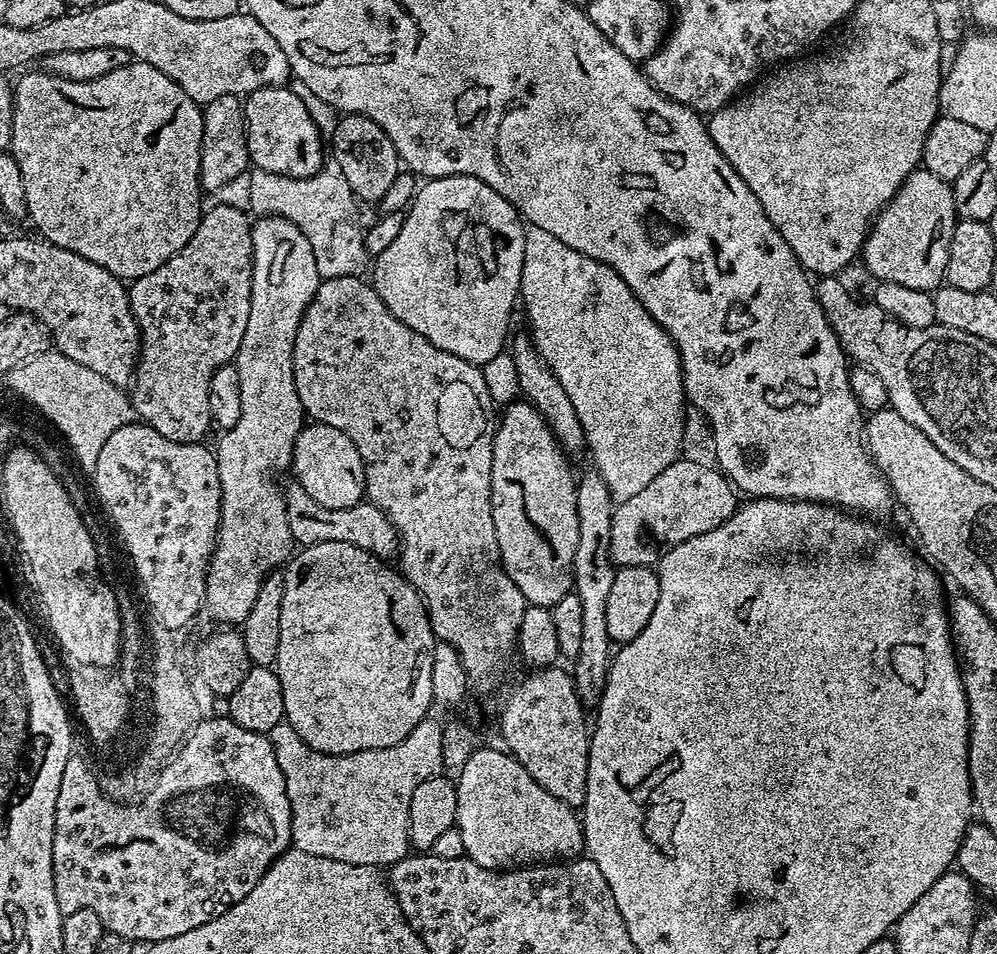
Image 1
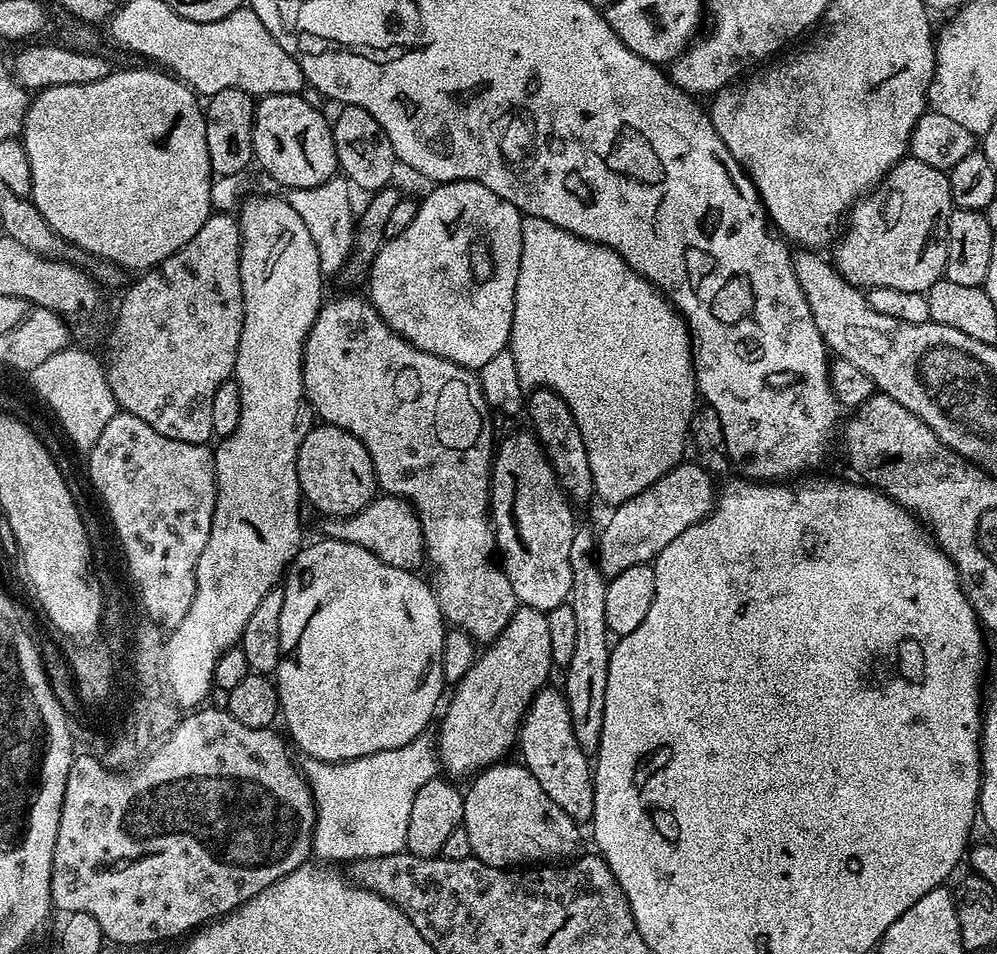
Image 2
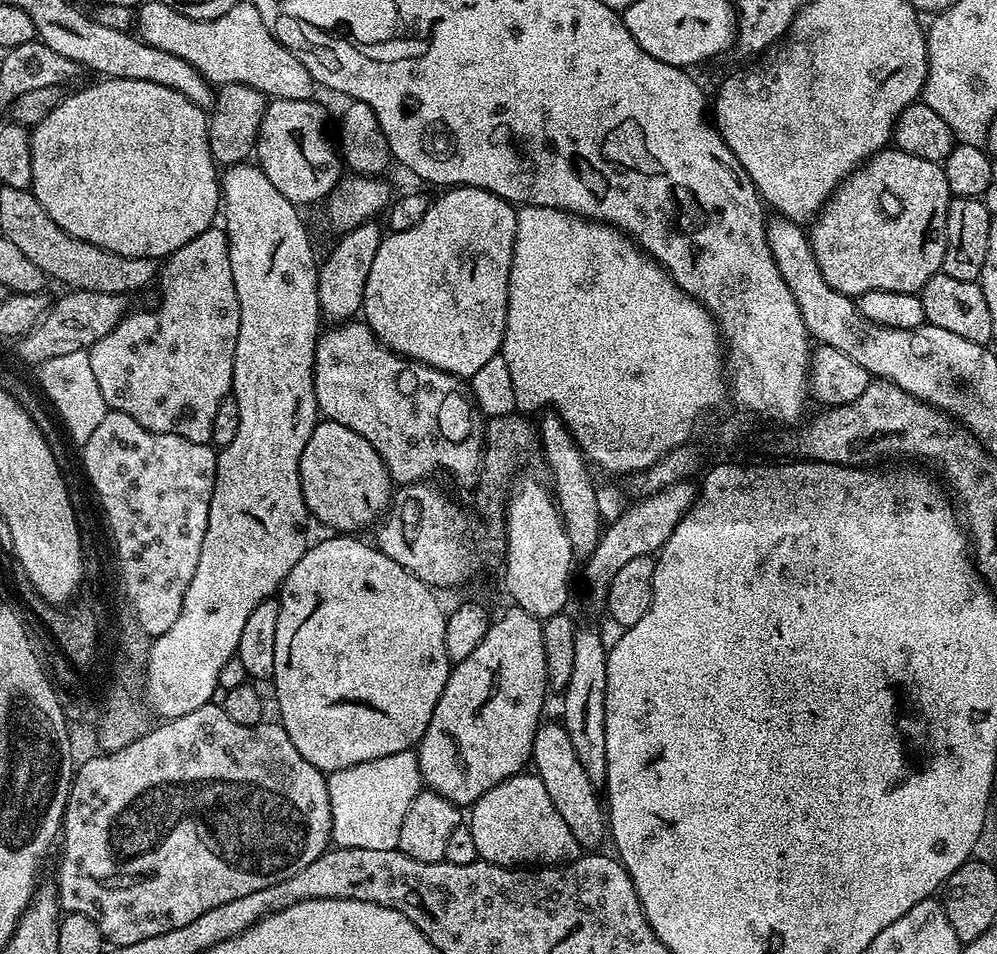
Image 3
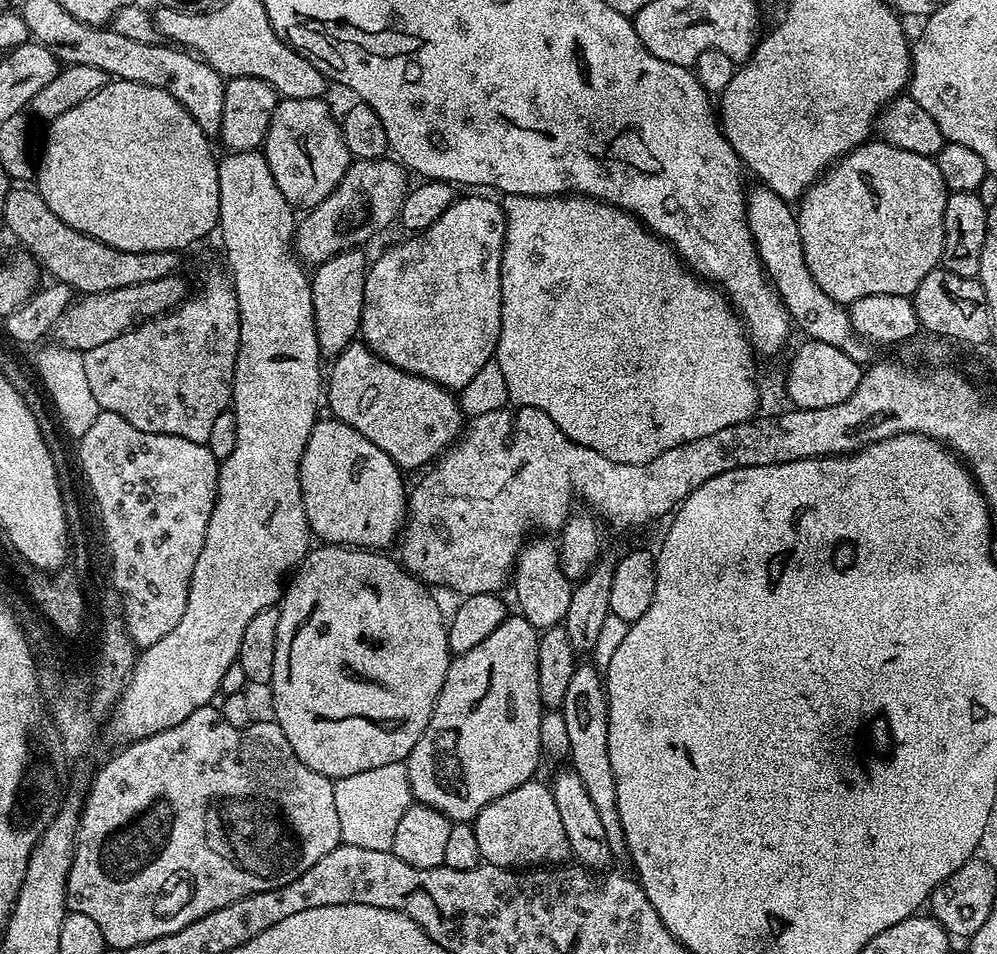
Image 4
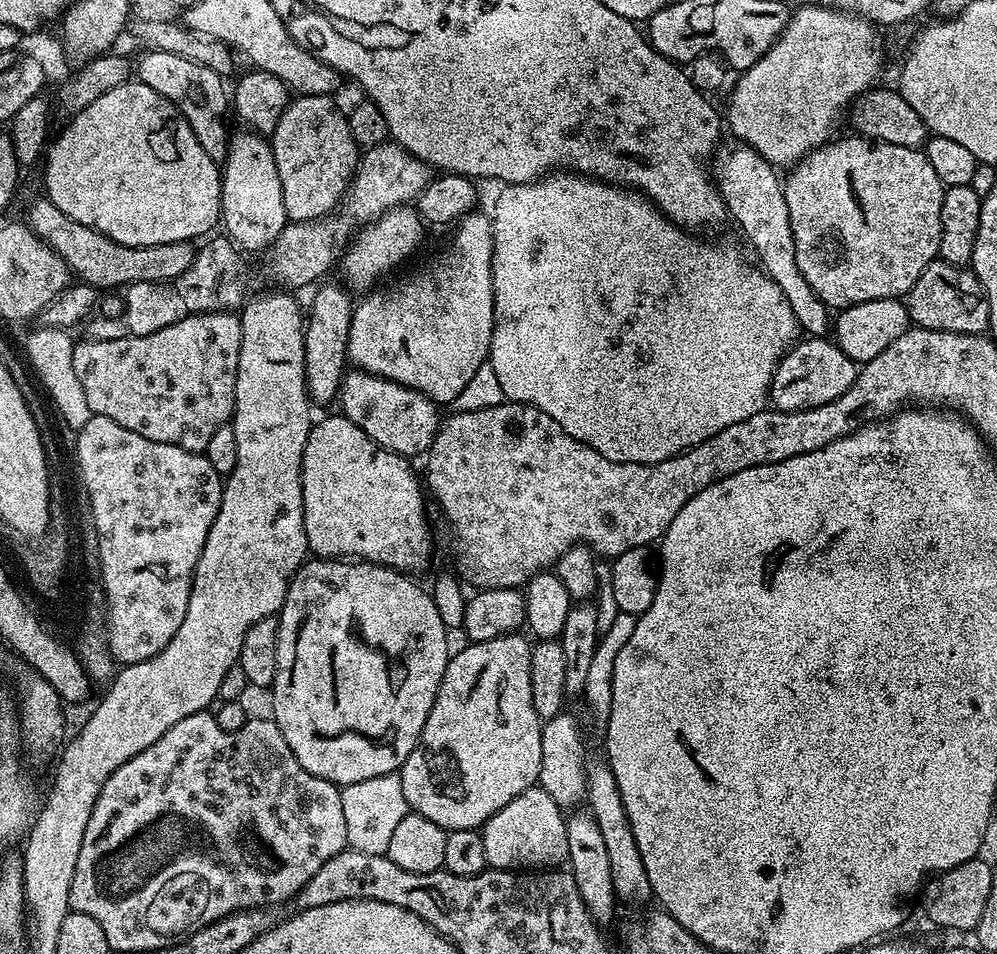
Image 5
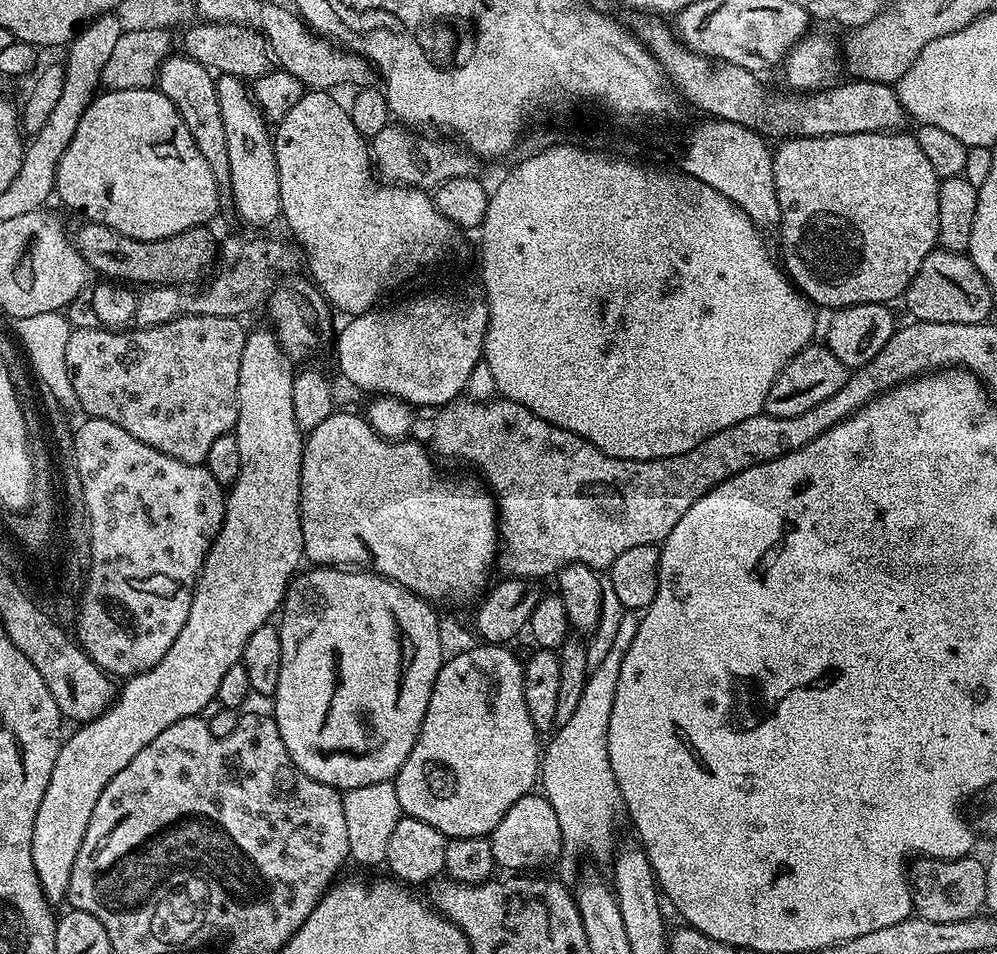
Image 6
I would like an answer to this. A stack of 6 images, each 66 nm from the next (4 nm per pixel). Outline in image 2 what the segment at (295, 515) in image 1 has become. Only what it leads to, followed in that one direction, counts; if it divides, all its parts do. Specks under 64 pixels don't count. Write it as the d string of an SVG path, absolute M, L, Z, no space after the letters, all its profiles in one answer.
M380 494L352 516L329 516L321 521L321 537L362 546L362 550L370 550L370 554L382 558L382 562L390 566L416 570L422 564L420 518L414 505L401 496Z

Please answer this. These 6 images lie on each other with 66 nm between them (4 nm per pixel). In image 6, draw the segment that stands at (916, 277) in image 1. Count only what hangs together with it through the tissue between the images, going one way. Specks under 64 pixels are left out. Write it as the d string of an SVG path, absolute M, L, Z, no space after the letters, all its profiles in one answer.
M907 131L867 132L866 134L834 134L833 136L797 136L785 139L775 145L772 153L774 166L774 190L778 194L778 210L780 211L780 240L784 243L784 260L786 271L793 284L808 297L817 309L835 310L849 308L859 304L888 304L892 300L899 301L910 286L914 274L918 274L918 266L937 247L938 238L938 190L940 177L934 174L934 166L922 154L922 146L918 146L915 135Z

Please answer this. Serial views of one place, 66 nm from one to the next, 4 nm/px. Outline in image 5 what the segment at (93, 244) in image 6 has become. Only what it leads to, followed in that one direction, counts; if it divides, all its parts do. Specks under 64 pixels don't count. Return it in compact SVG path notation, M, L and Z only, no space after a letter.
M40 198L29 206L26 223L68 263L69 273L77 281L92 284L99 290L120 290L134 282L173 280L191 266L197 253L187 240L166 242L162 246L122 246L122 242L114 242L114 238L106 238L106 234L82 226L82 222L74 222L74 218L66 218L47 198Z

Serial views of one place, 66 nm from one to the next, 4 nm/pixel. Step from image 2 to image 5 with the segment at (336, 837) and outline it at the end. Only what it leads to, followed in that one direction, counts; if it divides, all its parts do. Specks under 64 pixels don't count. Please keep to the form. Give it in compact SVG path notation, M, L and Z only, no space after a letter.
M399 775L366 778L366 782L354 782L340 788L342 815L346 818L348 848L362 854L385 855L390 846L390 838L398 827L398 822L410 811L406 794L402 794L402 782Z

